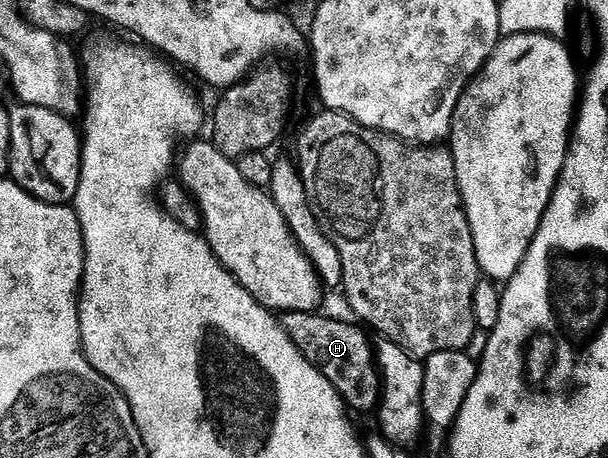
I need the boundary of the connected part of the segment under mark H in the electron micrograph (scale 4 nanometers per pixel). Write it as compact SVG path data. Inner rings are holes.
M284 312L281 325L293 346L297 346L303 357L314 364L322 376L338 390L348 409L356 408L359 412L367 412L370 408L371 411L378 409L381 385L375 366L373 344L370 339L367 341L368 333L358 323L346 324L343 320L319 315L310 312Z

